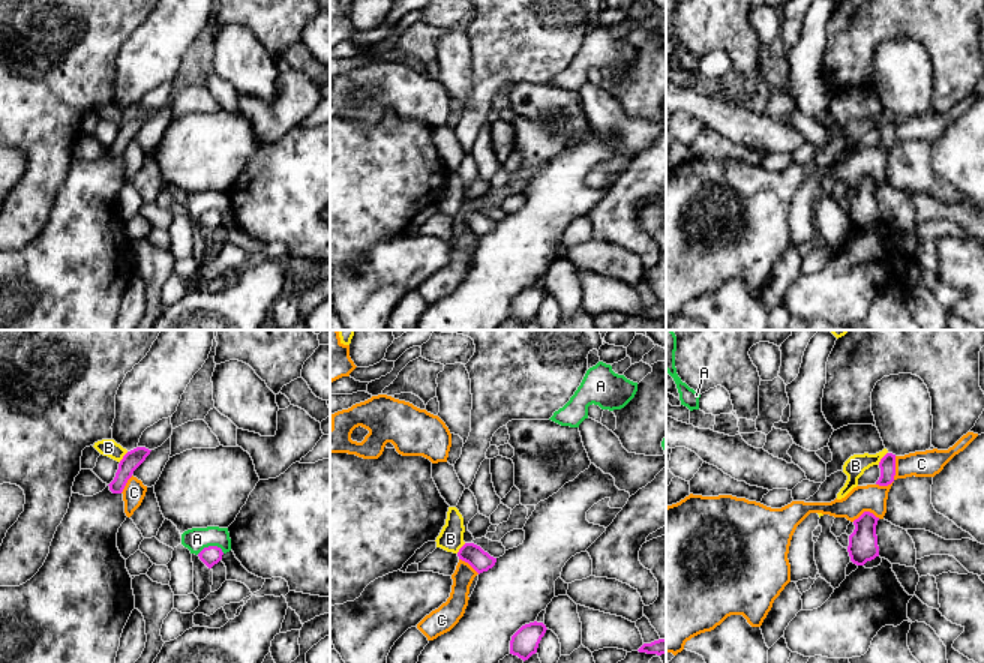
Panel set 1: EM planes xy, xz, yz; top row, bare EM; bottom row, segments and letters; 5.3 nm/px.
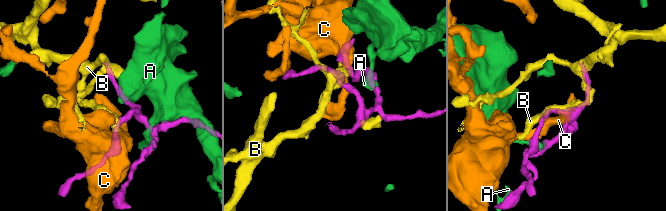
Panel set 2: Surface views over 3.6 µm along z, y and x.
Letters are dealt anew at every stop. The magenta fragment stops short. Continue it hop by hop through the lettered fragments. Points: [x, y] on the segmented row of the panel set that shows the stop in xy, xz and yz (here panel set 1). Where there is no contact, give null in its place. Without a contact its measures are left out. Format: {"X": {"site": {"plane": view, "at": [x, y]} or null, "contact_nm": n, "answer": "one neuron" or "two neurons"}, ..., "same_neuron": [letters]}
{"A": {"site": {"plane": "xy", "at": [210, 546]}, "contact_nm": 150, "answer": "two neurons"}, "B": {"site": {"plane": "yz", "at": [882, 458]}, "contact_nm": 90, "answer": "two neurons"}, "C": {"site": {"plane": "yz", "at": [893, 477]}, "contact_nm": 190, "answer": "two neurons"}, "same_neuron": []}

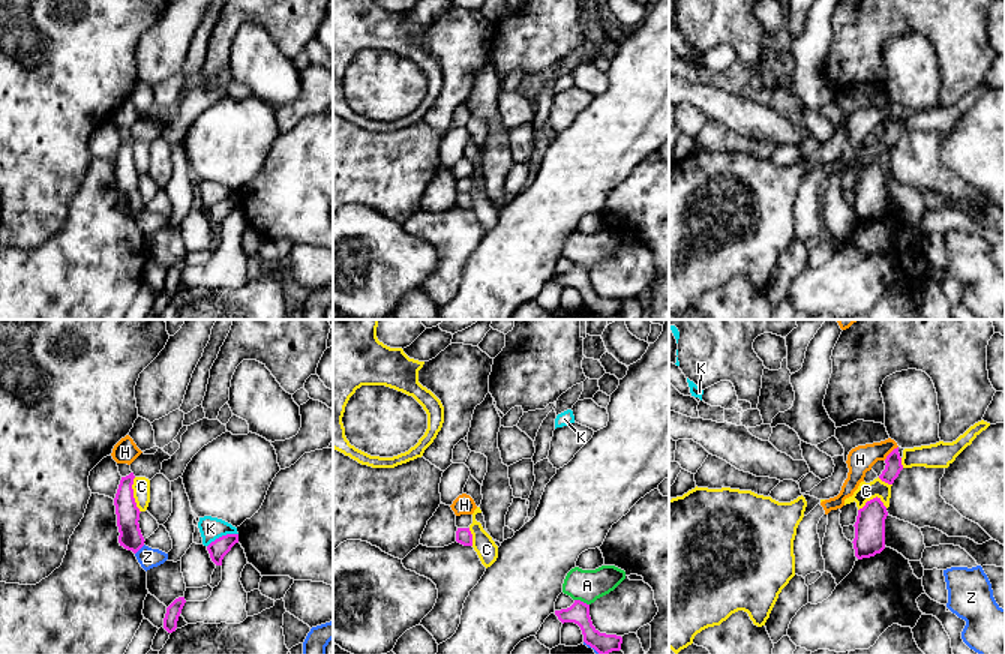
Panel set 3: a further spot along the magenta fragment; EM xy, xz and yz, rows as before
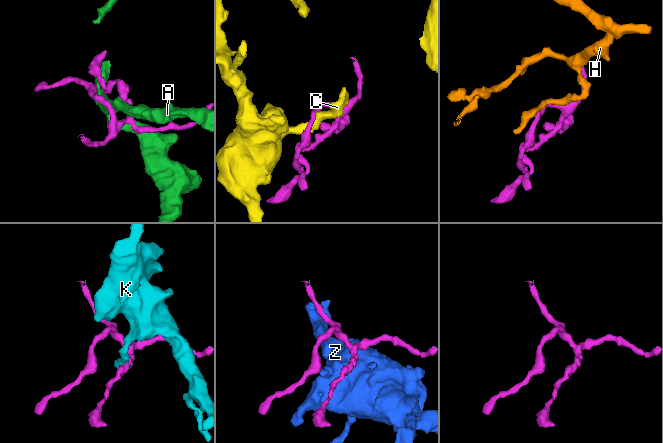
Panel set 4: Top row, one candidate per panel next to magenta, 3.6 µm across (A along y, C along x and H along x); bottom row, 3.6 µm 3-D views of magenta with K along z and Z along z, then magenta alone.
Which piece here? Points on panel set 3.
{"A": {"site": {"plane": "xz", "at": [582, 602]}, "contact_nm": 90, "answer": "two neurons"}, "C": {"site": {"plane": "xy", "at": [132, 495]}, "contact_nm": 190, "answer": "two neurons"}, "H": {"site": {"plane": "yz", "at": [890, 453]}, "contact_nm": 110, "answer": "two neurons"}, "K": {"site": {"plane": "xy", "at": [222, 536]}, "contact_nm": 180, "answer": "two neurons"}, "Z": {"site": {"plane": "xy", "at": [140, 548]}, "contact_nm": 80, "answer": "two neurons"}, "same_neuron": []}

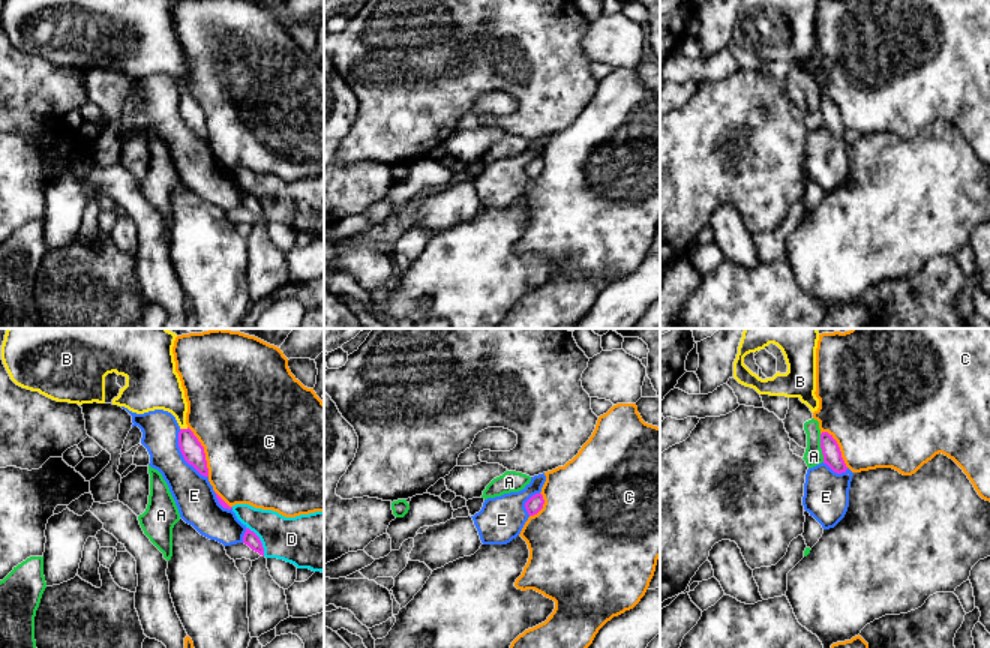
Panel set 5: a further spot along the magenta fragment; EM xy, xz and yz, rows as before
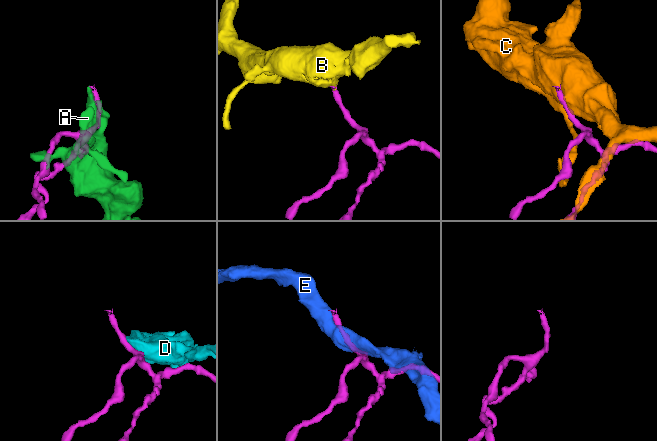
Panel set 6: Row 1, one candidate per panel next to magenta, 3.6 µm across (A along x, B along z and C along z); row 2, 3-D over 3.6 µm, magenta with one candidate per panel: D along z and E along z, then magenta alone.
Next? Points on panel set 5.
{"A": {"site": {"plane": "yz", "at": [821, 447]}, "contact_nm": 150, "answer": "two neurons"}, "B": {"site": {"plane": "xy", "at": [183, 429]}, "contact_nm": 50, "answer": "one neuron"}, "C": {"site": {"plane": "xy", "at": [203, 452]}, "contact_nm": 300, "answer": "two neurons"}, "D": {"site": {"plane": "xy", "at": [260, 540]}, "contact_nm": 190, "answer": "two neurons"}, "E": {"site": {"plane": "xy", "at": [183, 456]}, "contact_nm": 300, "answer": "two neurons"}, "same_neuron": ["B"]}

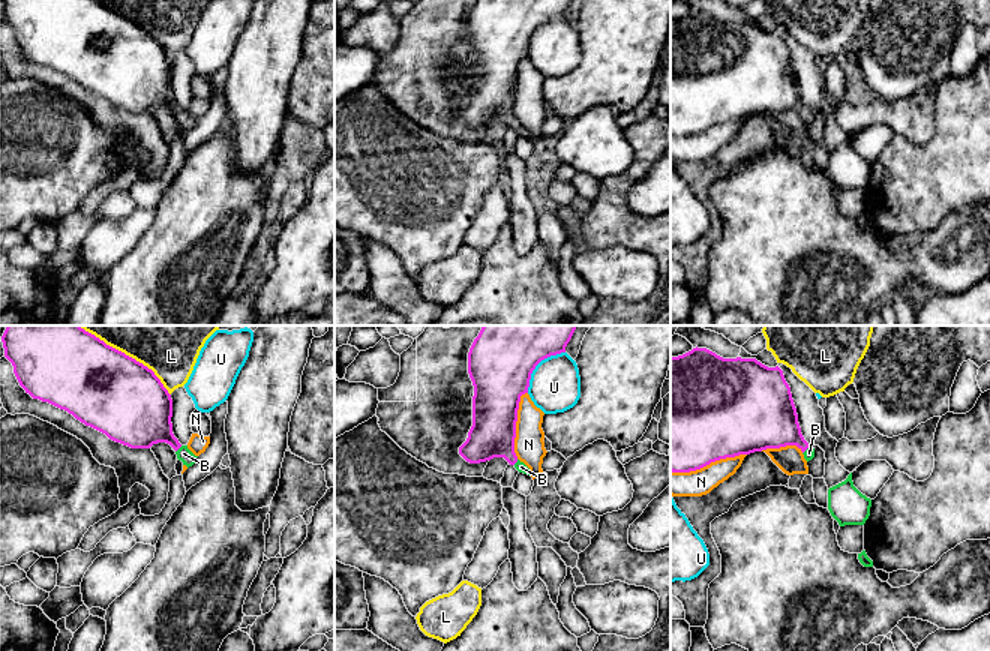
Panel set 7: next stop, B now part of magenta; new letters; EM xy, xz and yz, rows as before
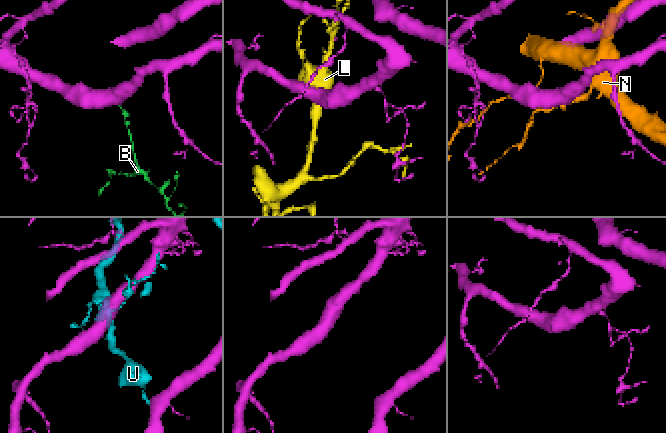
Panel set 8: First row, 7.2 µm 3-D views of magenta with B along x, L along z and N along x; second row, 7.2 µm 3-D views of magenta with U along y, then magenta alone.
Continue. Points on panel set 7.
{"B": {"site": {"plane": "xy", "at": [179, 447]}, "contact_nm": 50, "answer": "one neuron"}, "L": {"site": {"plane": "xy", "at": [128, 356]}, "contact_nm": 600, "answer": "two neurons"}, "N": {"site": {"plane": "yz", "at": [708, 464]}, "contact_nm": 420, "answer": "two neurons"}, "U": {"site": {"plane": "xz", "at": [537, 363]}, "contact_nm": 300, "answer": "two neurons"}, "same_neuron": ["B"]}

